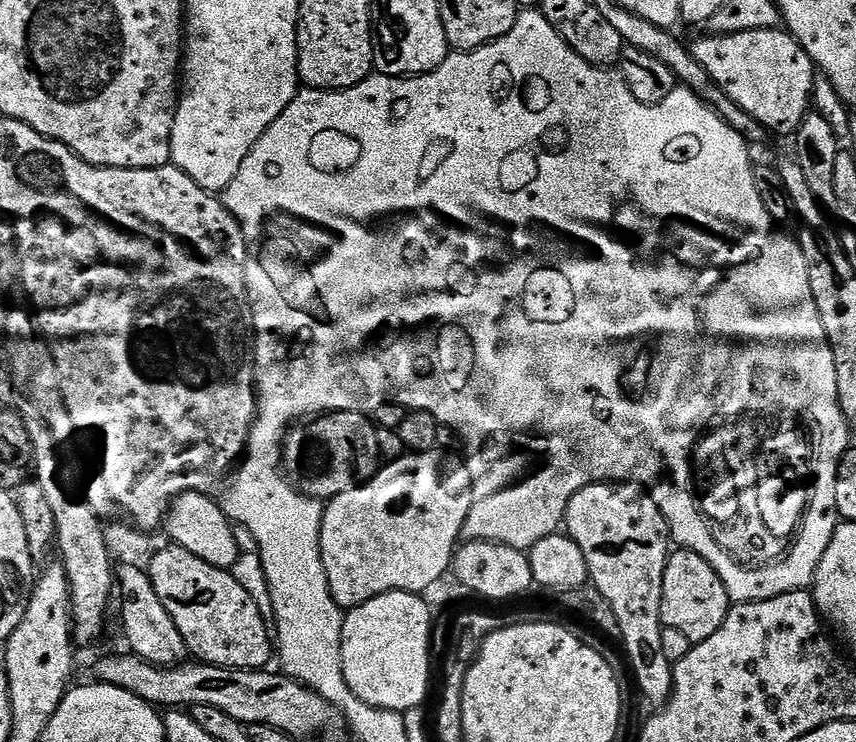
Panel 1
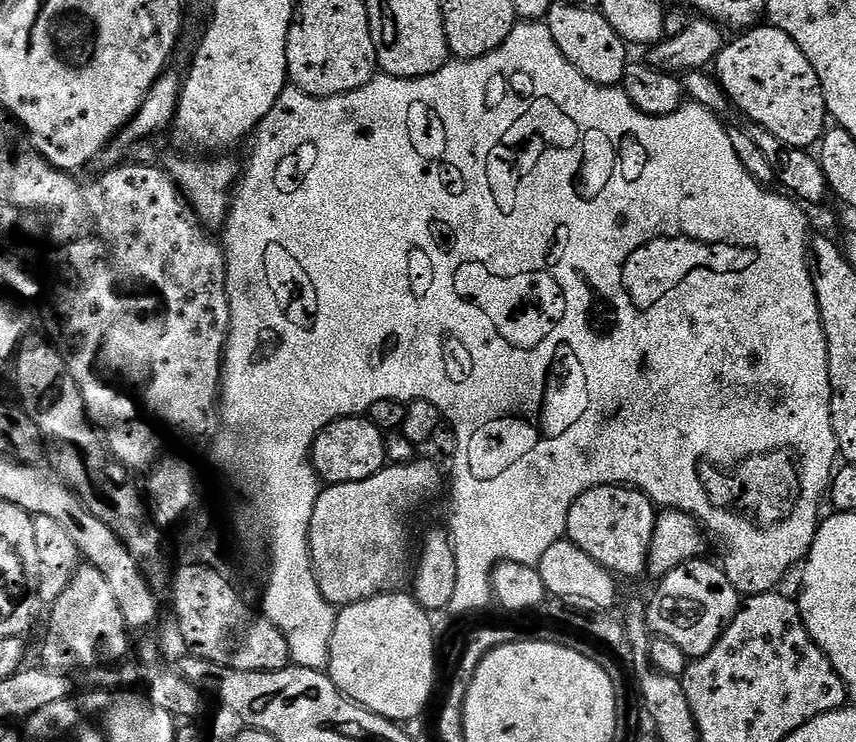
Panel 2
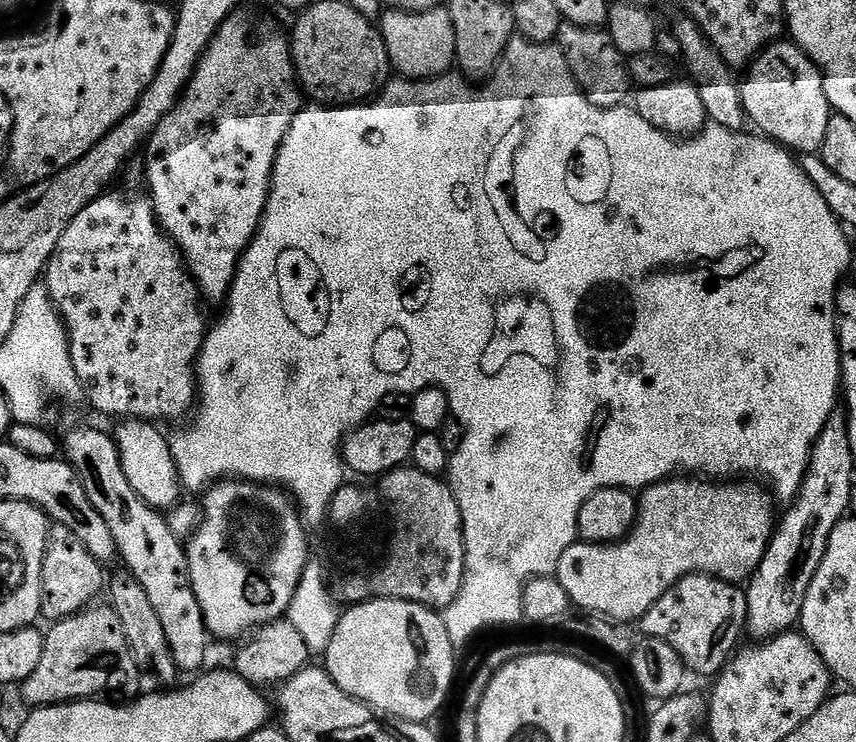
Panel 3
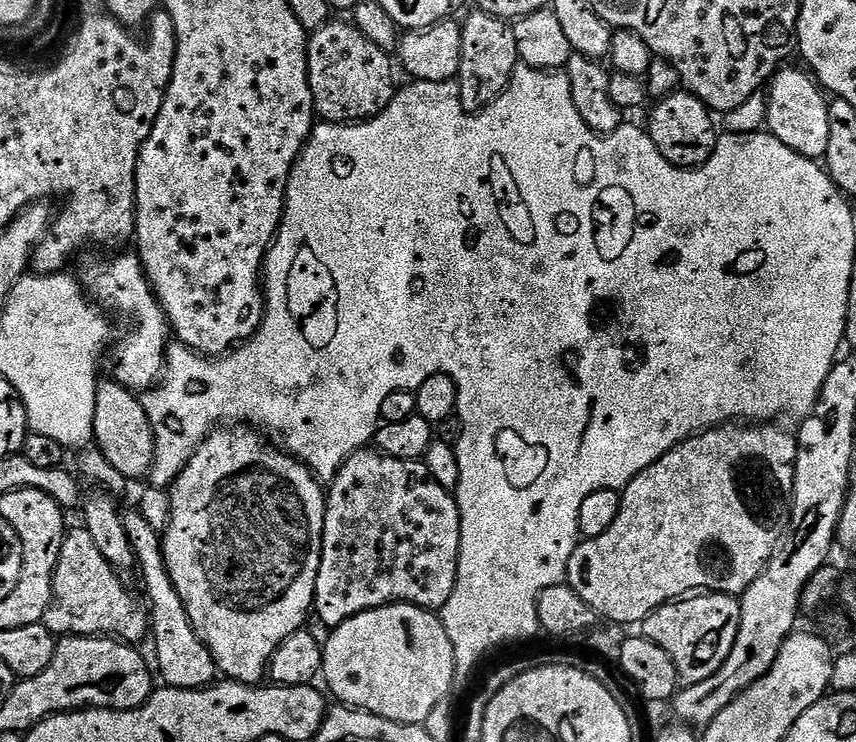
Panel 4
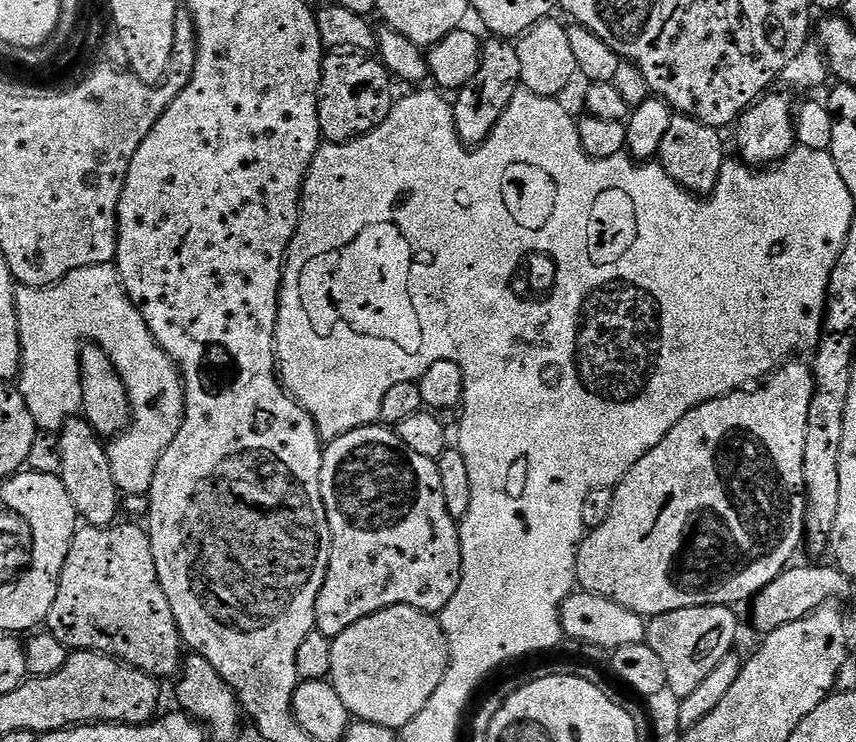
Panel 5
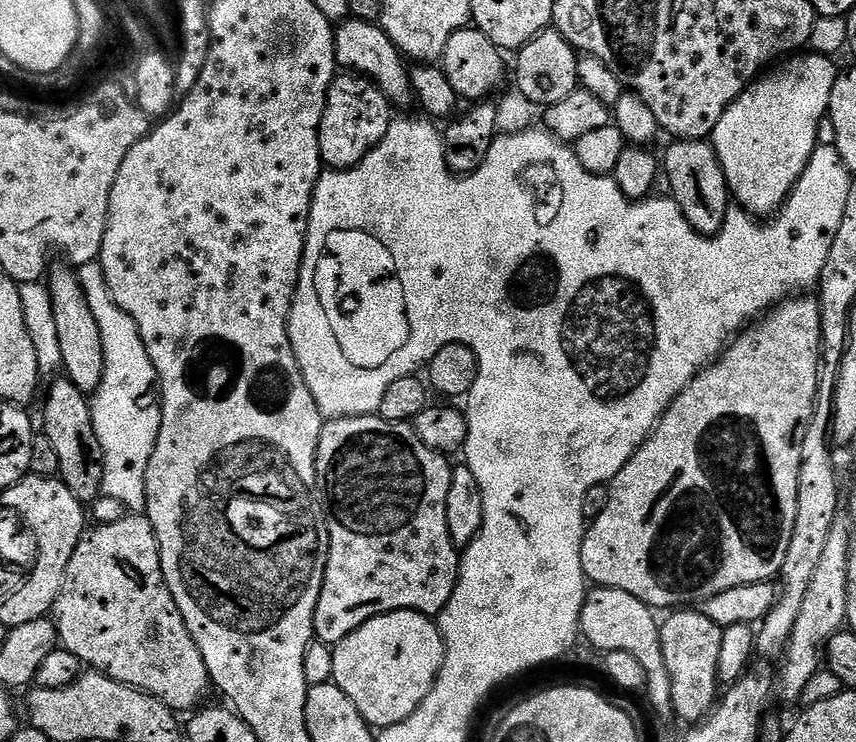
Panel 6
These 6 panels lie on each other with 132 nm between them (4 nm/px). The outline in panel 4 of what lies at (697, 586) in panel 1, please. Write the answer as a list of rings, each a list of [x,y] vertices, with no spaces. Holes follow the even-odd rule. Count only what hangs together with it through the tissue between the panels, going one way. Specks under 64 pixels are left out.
[[[705,592],[663,604],[638,628],[644,639],[662,646],[662,650],[670,654],[670,662],[674,662],[680,684],[687,686],[710,678],[710,674],[726,662],[730,646],[734,646],[734,638],[738,638],[739,625],[740,601],[737,597],[726,596],[722,592]]]

